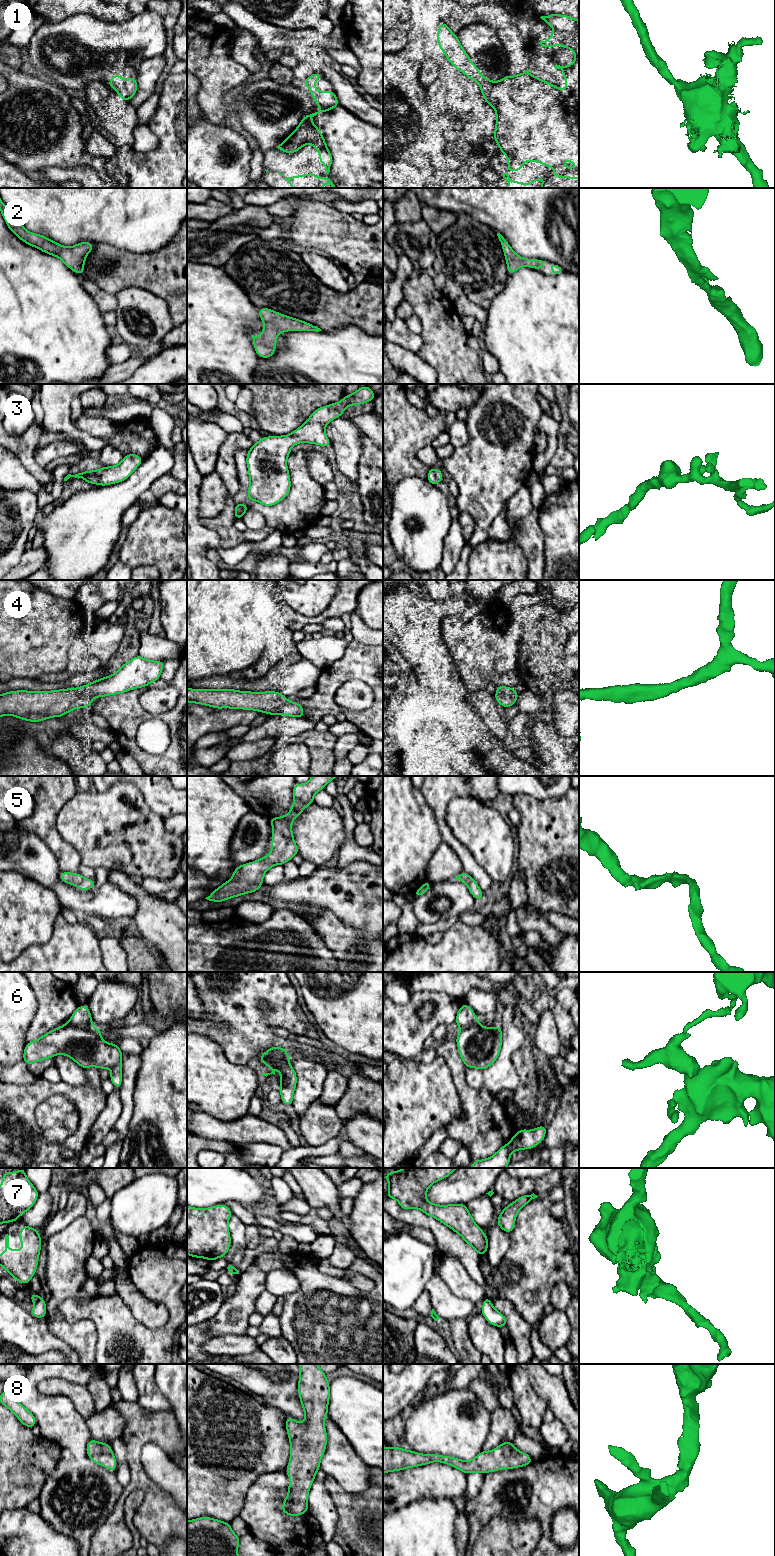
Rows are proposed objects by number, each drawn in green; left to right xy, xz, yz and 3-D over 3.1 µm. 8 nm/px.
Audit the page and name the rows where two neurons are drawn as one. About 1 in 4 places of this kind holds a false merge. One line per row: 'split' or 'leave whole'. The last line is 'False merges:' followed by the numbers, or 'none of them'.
1: leave whole
2: leave whole
3: leave whole
4: leave whole
5: leave whole
6: split
7: split
8: leave whole
False merges: 6, 7

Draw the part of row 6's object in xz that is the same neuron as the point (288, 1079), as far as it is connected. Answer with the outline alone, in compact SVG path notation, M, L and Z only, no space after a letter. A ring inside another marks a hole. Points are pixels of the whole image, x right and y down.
M266 1052L260 1055L259 1060L273 1069L271 1073L262 1073L263 1076L268 1076L270 1074L275 1075L277 1069L281 1069L280 1075L280 1088L281 1101L286 1106L290 1106L293 1103L293 1093L296 1088L297 1077L294 1069L290 1065L289 1056L282 1059L274 1059L266 1055Z

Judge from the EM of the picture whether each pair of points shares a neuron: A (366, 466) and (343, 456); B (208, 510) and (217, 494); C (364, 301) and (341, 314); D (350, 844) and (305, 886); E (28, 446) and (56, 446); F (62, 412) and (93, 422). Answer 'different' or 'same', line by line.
A: different
B: same
C: same
D: different
E: different
F: different

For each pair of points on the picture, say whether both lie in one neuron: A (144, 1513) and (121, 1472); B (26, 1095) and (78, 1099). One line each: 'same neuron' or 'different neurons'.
A: different neurons
B: same neuron

